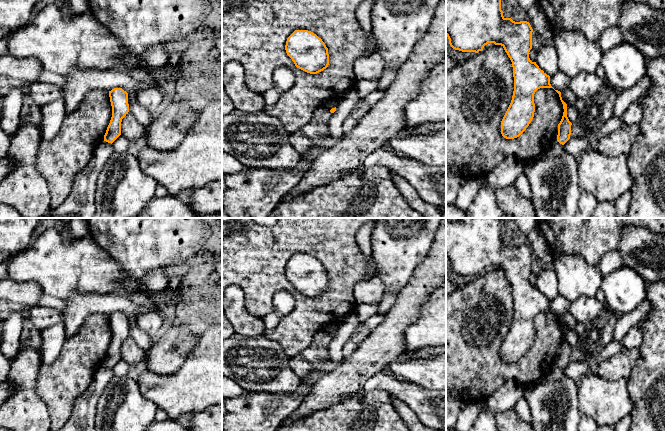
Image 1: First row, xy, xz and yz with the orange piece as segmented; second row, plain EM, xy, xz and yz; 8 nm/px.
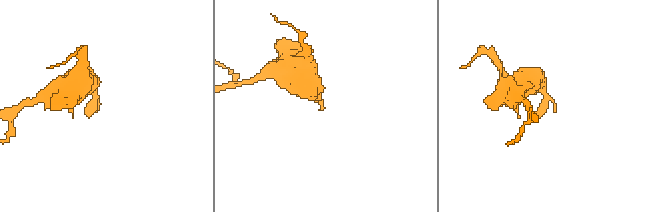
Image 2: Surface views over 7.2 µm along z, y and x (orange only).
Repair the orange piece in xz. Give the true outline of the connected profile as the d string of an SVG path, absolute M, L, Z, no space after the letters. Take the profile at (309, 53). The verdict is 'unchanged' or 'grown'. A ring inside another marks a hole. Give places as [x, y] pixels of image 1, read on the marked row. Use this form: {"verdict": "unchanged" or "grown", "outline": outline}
{"verdict": "unchanged", "outline": "M295 30L287 38L285 50L295 66L307 73L317 74L329 65L328 48L311 31Z"}

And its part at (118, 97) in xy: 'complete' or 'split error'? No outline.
complete

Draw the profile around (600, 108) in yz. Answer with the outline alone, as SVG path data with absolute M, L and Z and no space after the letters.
M605 84L597 92L571 125L570 138L583 137L598 132L601 126L614 116L614 107L619 91Z

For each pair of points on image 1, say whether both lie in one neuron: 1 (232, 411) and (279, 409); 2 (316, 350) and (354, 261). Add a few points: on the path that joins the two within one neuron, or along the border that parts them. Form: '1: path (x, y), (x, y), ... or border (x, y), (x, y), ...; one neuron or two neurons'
1: path (244, 411), (267, 410); one neuron
2: border (322, 331), (319, 331), (305, 348); two neurons

